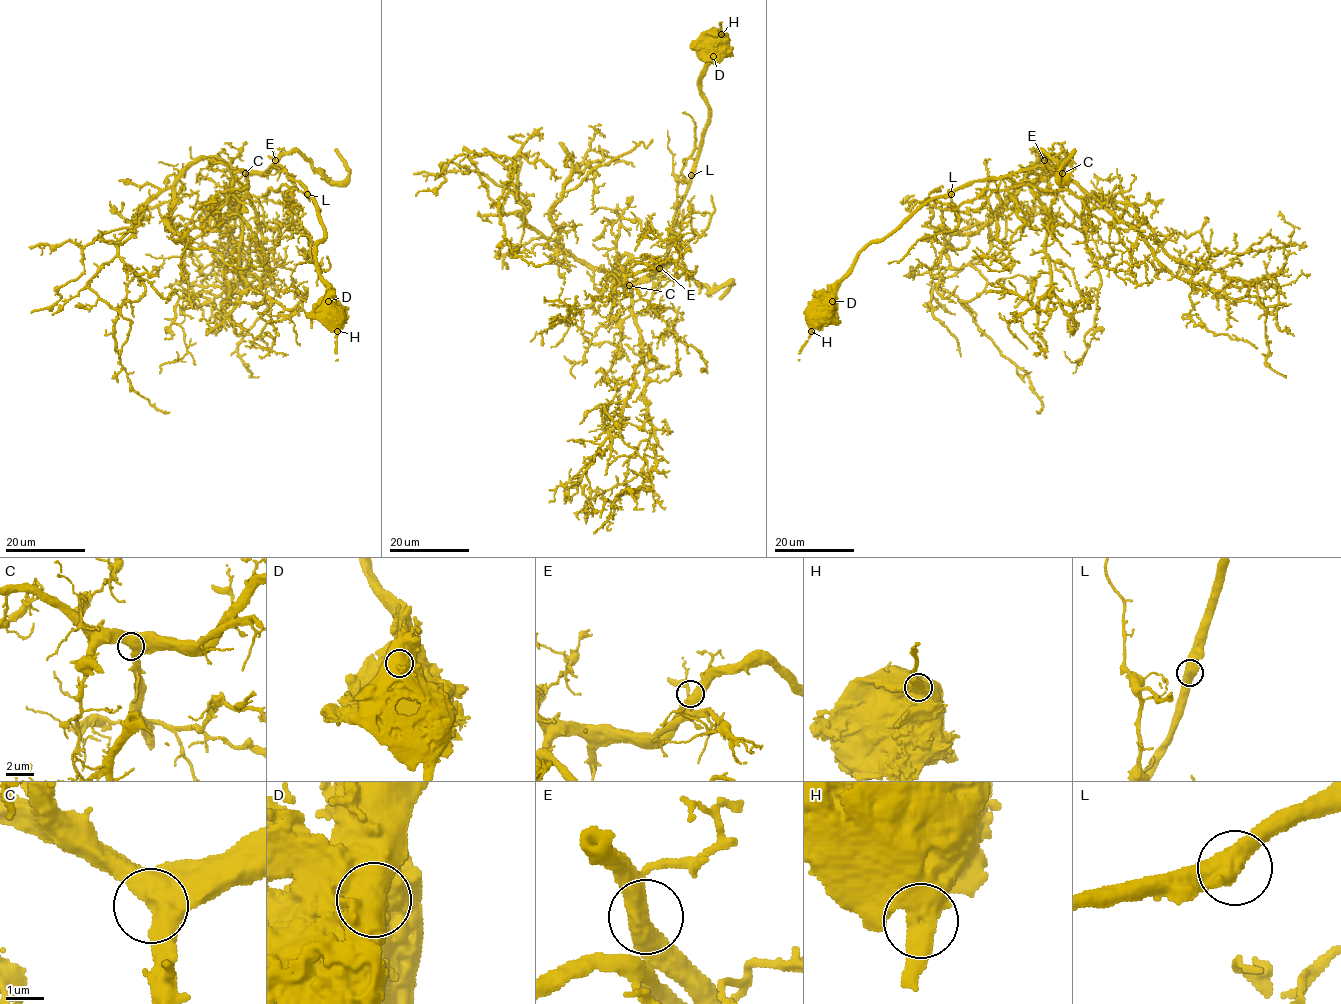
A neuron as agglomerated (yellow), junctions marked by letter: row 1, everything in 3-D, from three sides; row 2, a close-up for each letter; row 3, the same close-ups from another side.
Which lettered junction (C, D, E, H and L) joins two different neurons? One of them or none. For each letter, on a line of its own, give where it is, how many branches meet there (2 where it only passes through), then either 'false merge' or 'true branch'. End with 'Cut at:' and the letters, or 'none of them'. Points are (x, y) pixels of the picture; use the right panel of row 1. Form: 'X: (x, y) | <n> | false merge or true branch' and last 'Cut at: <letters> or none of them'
C: (1062, 173) | 2 | true branch
D: (832, 301) | 1 | true branch
E: (1044, 160) | 2 | true branch
H: (811, 331) | 2 | true branch
L: (951, 194) | 2 | true branch
Cut at: none of them

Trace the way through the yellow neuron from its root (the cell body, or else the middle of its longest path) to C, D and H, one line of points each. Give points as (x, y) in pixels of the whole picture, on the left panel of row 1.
C: (333, 316), (330, 286), (319, 275), (316, 263), (316, 247), (324, 239), (317, 203), (281, 166), (245, 173)
D: (333, 316), (329, 301)
H: (333, 316), (337, 330)

